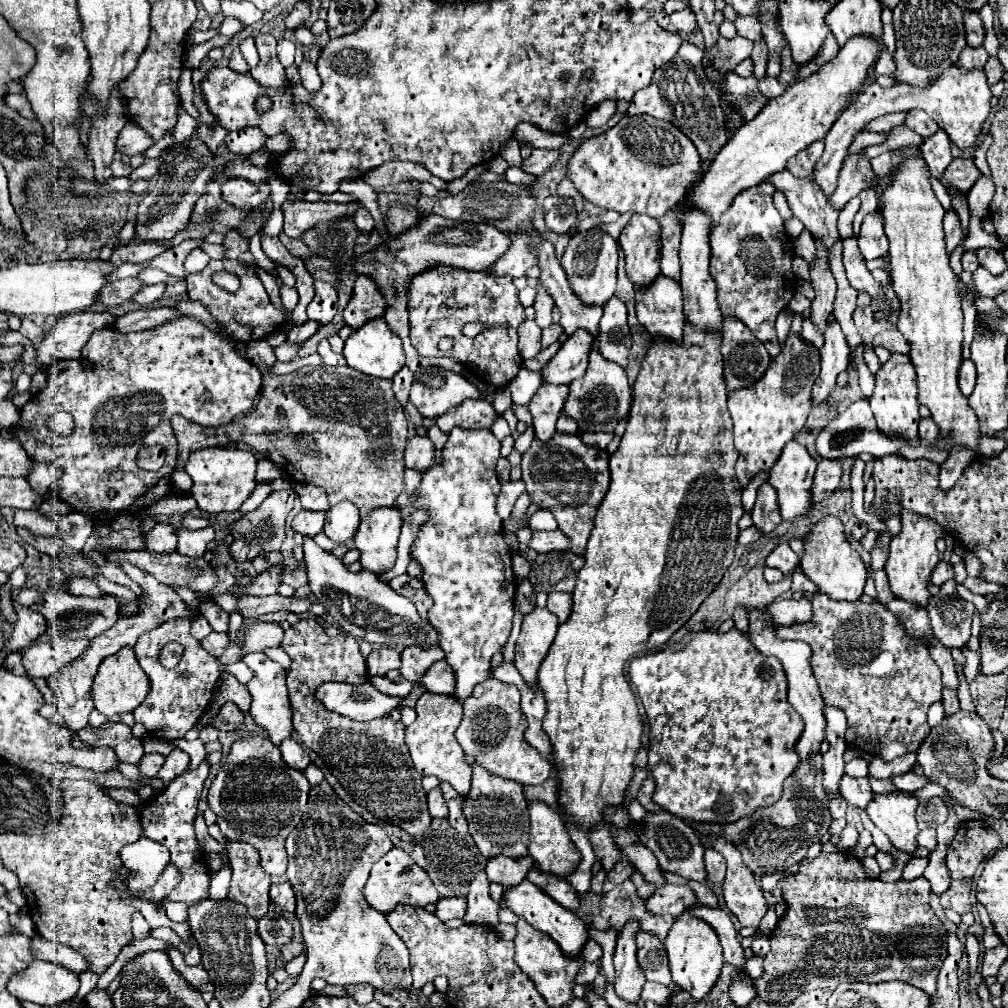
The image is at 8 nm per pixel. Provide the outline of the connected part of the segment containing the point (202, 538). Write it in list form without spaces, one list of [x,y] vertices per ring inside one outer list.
[[[180,528],[180,536],[178,536],[178,548],[176,552],[182,556],[204,556],[208,542],[214,540],[214,530],[212,528],[204,528],[204,530],[186,530]]]

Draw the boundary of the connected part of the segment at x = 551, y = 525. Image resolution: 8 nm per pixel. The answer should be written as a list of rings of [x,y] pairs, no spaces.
[[[538,510],[536,514],[532,514],[530,518],[530,526],[532,530],[556,530],[556,518],[552,518],[552,514],[548,510]]]

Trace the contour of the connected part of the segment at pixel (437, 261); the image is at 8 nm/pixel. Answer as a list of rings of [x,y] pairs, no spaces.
[[[430,214],[428,218],[424,218],[424,222],[420,222],[412,230],[406,230],[396,240],[390,238],[388,244],[374,248],[374,252],[358,256],[356,272],[358,274],[370,274],[380,284],[380,288],[386,296],[386,302],[388,302],[388,310],[386,310],[386,316],[384,316],[386,324],[392,328],[394,334],[400,336],[400,340],[404,344],[404,352],[406,352],[406,366],[412,372],[420,372],[428,366],[440,366],[446,370],[458,372],[462,376],[467,374],[466,367],[453,358],[420,356],[420,354],[416,354],[416,348],[410,344],[408,312],[406,312],[406,294],[408,294],[410,278],[416,276],[418,272],[424,272],[424,270],[440,266],[440,264],[484,272],[484,270],[488,270],[488,266],[492,266],[492,262],[496,262],[496,258],[500,258],[500,254],[504,254],[508,250],[510,244],[512,244],[512,236],[506,234],[506,232],[500,232],[498,228],[494,228],[490,224],[452,222],[448,218]]]

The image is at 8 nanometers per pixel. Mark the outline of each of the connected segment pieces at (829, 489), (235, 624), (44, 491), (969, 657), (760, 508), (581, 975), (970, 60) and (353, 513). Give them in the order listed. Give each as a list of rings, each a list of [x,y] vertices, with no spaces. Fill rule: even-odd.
[[[824,459],[818,463],[811,488],[814,502],[822,502],[830,498],[830,494],[840,486],[842,466],[844,462],[840,459]]]
[[[234,610],[230,613],[228,637],[231,642],[234,642],[240,634],[244,618],[239,610]]]
[[[32,462],[28,482],[42,498],[48,498],[50,488],[60,478],[60,474],[62,474],[62,470],[58,466],[52,466],[52,464],[46,464],[46,462]]]
[[[962,648],[962,652],[964,652],[964,656],[966,656],[966,664],[964,664],[966,680],[972,682],[972,680],[976,678],[976,674],[980,672],[980,664],[978,664],[980,654],[978,654],[978,652],[972,652],[972,650],[966,650],[966,648]]]
[[[768,482],[758,488],[758,498],[752,510],[752,520],[754,520],[754,526],[762,534],[772,532],[782,522],[780,510],[776,506],[776,490]]]
[[[585,962],[574,981],[576,984],[592,983],[594,981],[594,976],[597,973],[598,971],[594,970],[594,963]]]
[[[966,46],[956,64],[960,68],[984,68],[984,62],[988,62],[988,52],[984,50],[984,46]]]
[[[340,502],[326,512],[324,534],[336,544],[344,544],[346,540],[350,540],[356,534],[358,526],[360,514],[358,508],[352,506],[352,502]]]

